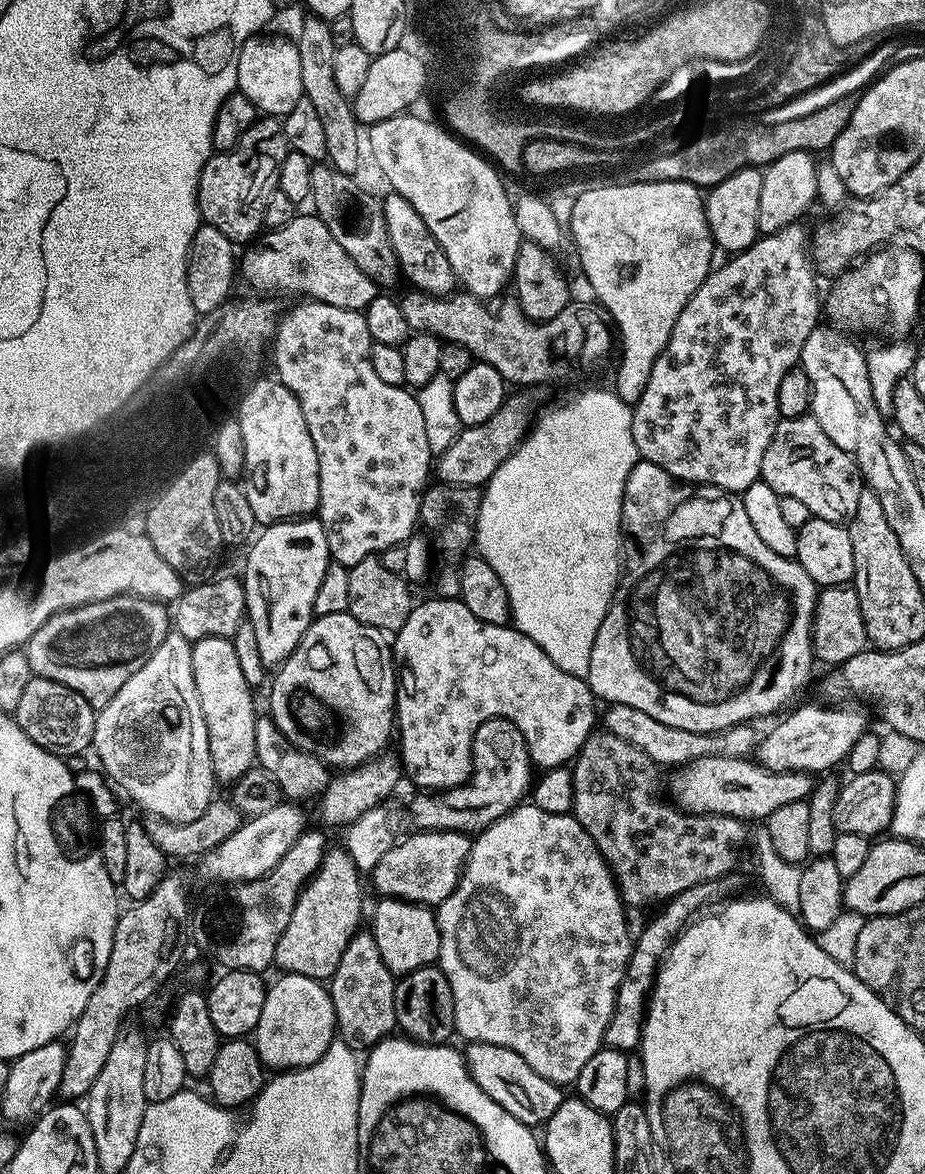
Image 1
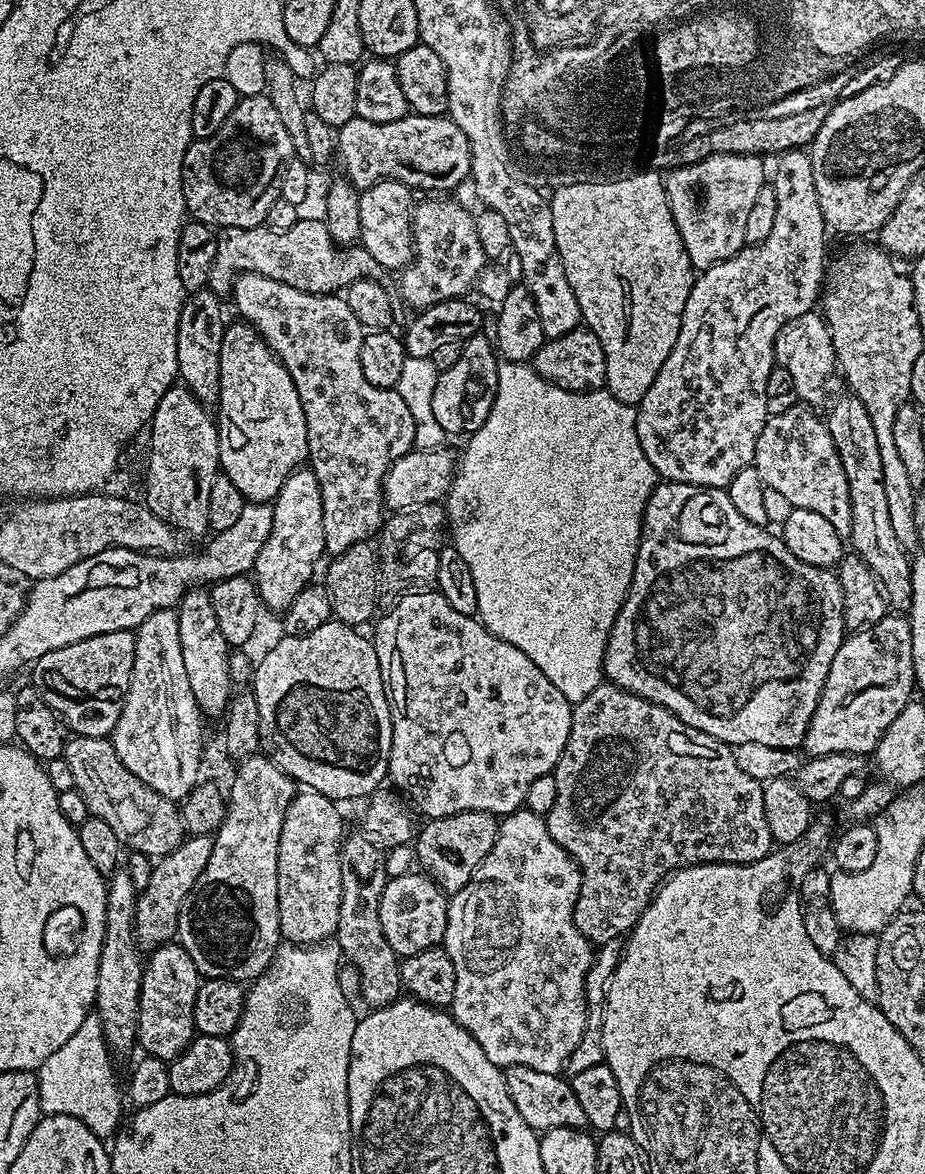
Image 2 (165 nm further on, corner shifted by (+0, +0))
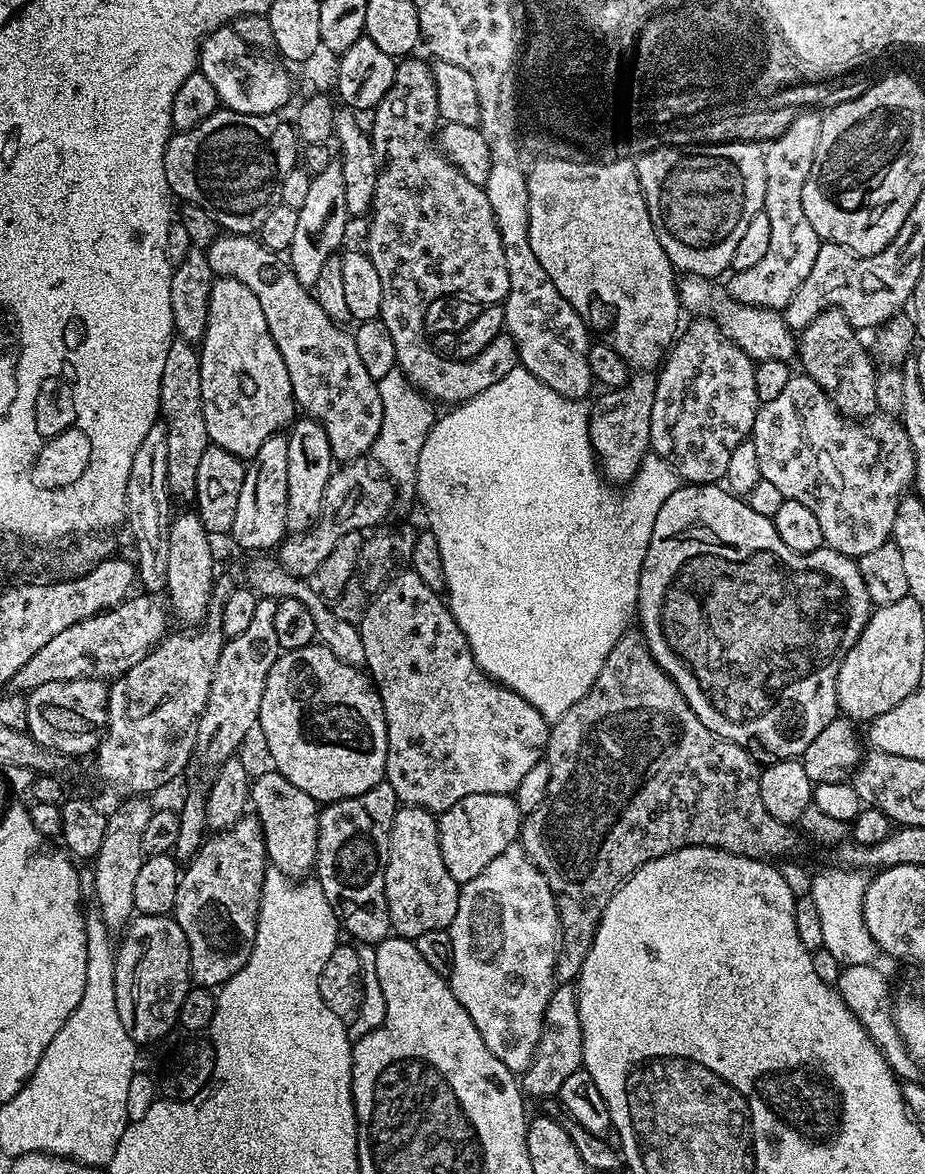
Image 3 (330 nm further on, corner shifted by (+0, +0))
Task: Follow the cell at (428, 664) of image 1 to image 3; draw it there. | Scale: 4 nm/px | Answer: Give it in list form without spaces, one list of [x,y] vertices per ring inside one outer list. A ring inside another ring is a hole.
[[[397,571],[369,602],[365,616],[358,627],[362,634],[362,646],[366,649],[366,671],[372,677],[372,683],[376,685],[377,692],[380,693],[382,710],[386,718],[388,753],[384,767],[384,780],[390,786],[394,786],[394,794],[401,805],[409,808],[424,808],[430,813],[439,814],[450,810],[450,806],[454,806],[458,798],[466,798],[470,794],[506,796],[515,793],[518,782],[522,782],[524,775],[533,768],[534,762],[545,759],[550,731],[549,721],[544,719],[544,715],[533,704],[526,702],[526,698],[522,698],[517,692],[502,684],[497,684],[476,665],[466,634],[462,634],[458,622],[452,617],[452,611],[442,599],[441,593],[430,590],[430,586],[426,586],[426,582],[422,582],[422,578],[418,578],[416,572]]]

